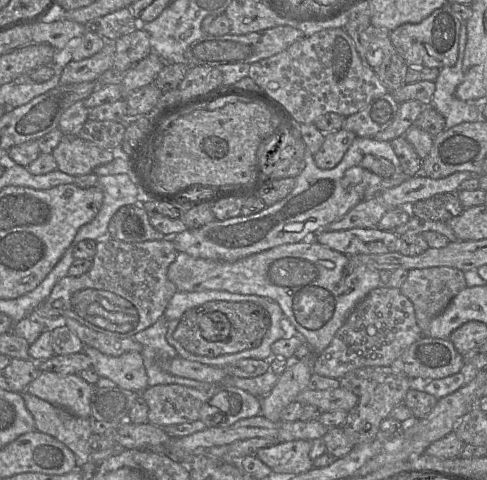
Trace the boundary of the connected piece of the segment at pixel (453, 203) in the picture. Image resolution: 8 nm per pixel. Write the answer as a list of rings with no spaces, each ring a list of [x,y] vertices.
[[[445,192],[413,203],[411,205],[411,217],[447,222],[459,216],[464,209],[457,196],[457,192]]]

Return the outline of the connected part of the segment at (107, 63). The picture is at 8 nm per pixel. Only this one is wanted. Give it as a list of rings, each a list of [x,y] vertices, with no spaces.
[[[108,41],[103,49],[93,56],[80,61],[70,61],[63,68],[59,84],[97,81],[104,72],[113,67],[115,51],[115,41]]]

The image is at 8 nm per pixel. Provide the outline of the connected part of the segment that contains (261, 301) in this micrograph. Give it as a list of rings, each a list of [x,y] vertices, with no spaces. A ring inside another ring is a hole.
[[[204,290],[199,292],[184,292],[184,291],[177,291],[171,300],[169,301],[167,308],[164,312],[164,318],[167,322],[171,320],[178,319],[186,310],[202,305],[209,301],[232,301],[232,302],[253,302],[260,306],[262,306],[264,309],[266,307],[266,303],[268,301],[273,301],[269,298],[262,297],[259,295],[253,295],[253,294],[237,294],[237,293],[231,293],[228,291],[223,290]]]

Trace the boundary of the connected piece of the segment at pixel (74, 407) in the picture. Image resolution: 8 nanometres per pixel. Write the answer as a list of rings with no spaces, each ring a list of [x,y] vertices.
[[[40,372],[25,391],[62,407],[75,416],[91,418],[92,387],[77,374],[60,375],[52,372]]]

